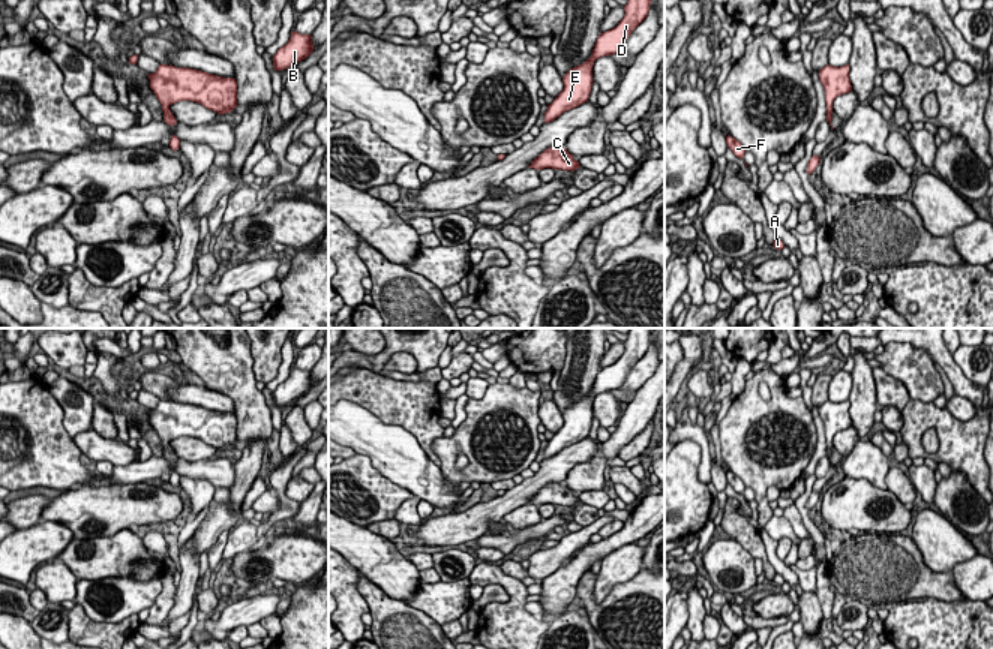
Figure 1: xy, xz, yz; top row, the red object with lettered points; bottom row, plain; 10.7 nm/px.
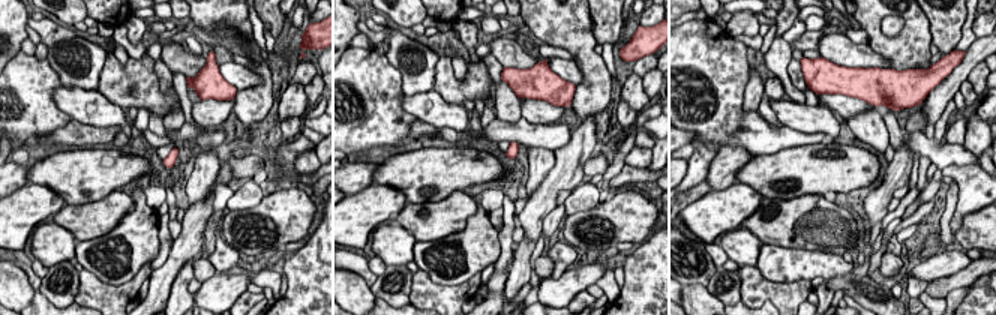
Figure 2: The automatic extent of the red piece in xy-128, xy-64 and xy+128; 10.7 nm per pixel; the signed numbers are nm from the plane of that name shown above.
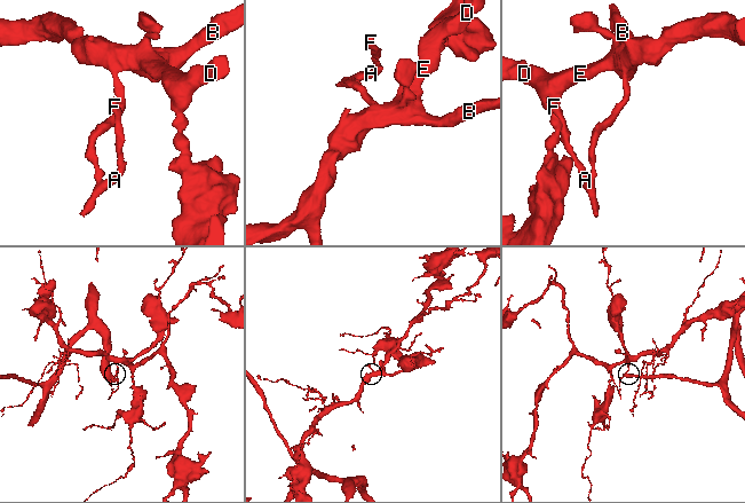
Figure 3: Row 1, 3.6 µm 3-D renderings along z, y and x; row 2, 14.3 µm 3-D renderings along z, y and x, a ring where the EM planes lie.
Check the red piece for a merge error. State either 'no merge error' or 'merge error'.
merge error

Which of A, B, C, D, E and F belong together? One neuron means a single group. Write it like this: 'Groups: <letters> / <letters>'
Groups: A F / B C D E

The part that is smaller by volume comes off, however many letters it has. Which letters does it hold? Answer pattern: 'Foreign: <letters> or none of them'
Foreign: A, F

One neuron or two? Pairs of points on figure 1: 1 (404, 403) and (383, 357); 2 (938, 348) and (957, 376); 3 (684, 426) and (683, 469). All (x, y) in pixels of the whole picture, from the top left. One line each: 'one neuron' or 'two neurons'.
1: two neurons
2: one neuron
3: two neurons

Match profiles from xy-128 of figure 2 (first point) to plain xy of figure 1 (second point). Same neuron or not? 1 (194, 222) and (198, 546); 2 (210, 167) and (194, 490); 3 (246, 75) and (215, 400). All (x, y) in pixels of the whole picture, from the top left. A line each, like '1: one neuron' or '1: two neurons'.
1: one neuron
2: one neuron
3: one neuron

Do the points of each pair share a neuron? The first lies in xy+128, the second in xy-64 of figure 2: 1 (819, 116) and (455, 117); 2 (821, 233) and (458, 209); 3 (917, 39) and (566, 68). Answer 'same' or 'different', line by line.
1: same
2: same
3: different

